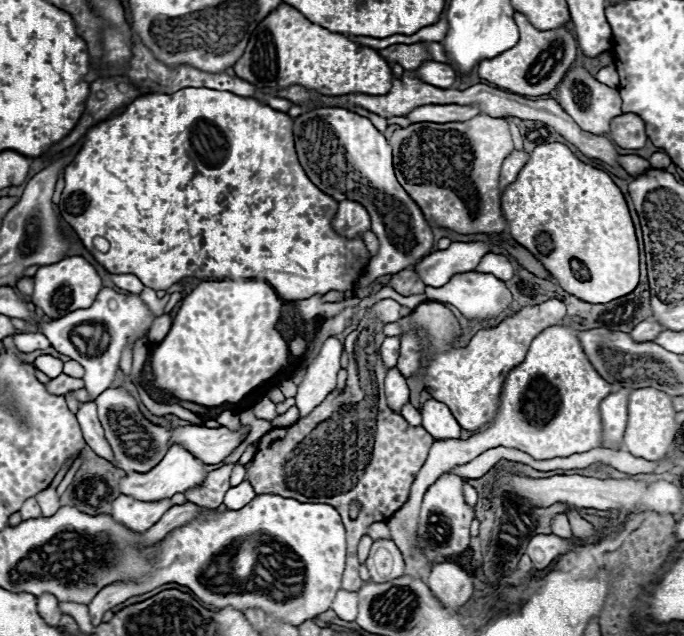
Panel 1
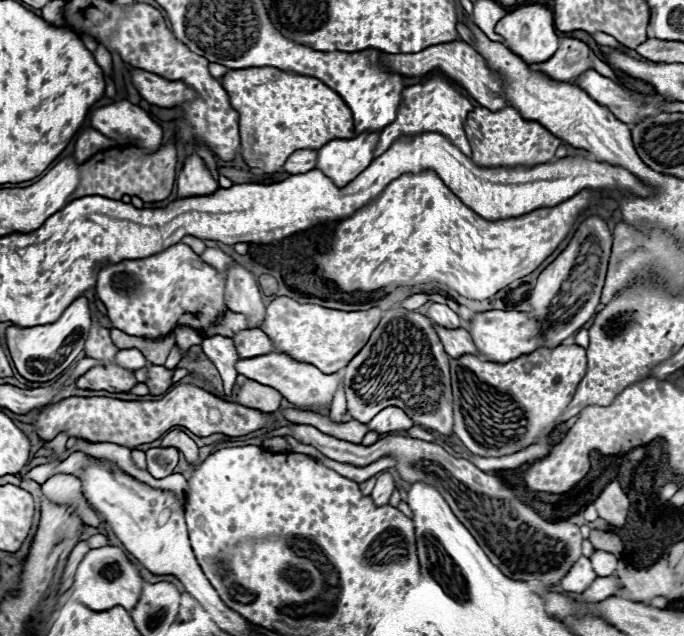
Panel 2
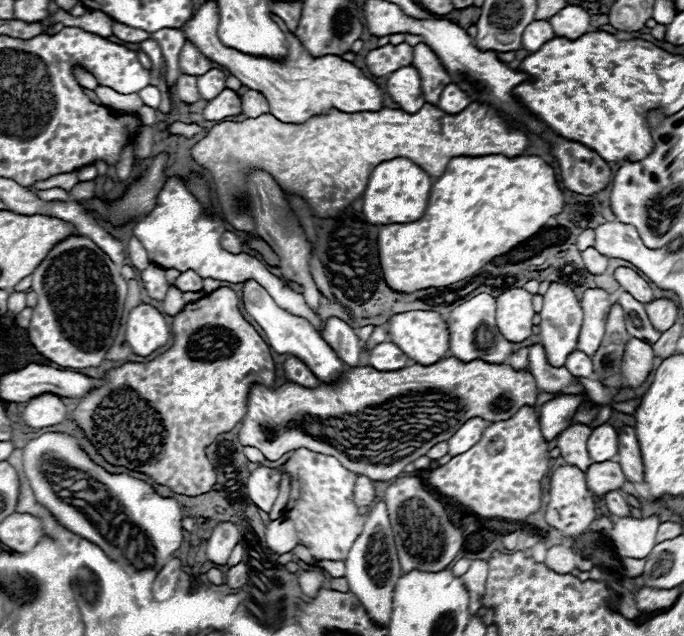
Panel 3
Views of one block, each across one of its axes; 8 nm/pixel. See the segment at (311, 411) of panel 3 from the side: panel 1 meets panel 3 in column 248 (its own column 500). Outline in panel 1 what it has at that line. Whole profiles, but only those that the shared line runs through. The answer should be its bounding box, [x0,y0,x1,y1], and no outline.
[388,326,612,578]

